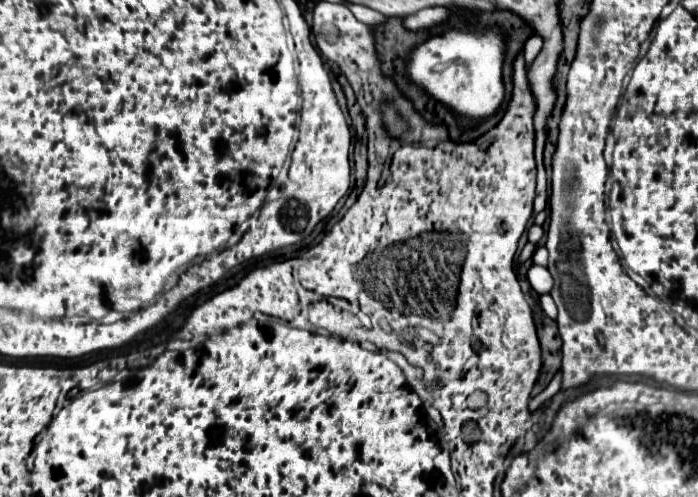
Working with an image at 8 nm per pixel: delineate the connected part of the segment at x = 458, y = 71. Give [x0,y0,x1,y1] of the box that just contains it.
[408,30,504,118]

